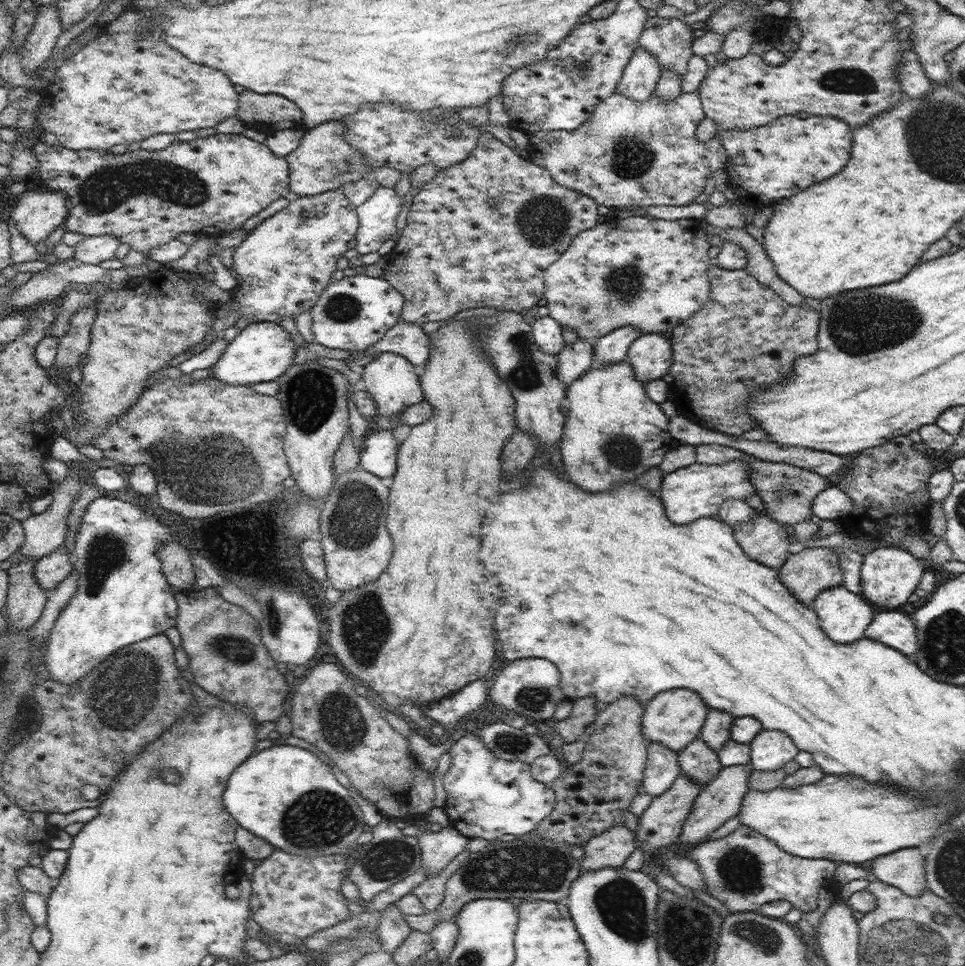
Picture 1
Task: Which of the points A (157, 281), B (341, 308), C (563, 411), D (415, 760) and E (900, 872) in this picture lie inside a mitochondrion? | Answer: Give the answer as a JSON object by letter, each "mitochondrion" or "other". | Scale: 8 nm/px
{"A":"other","B":"mitochondrion","C":"other","D":"other","E":"other"}

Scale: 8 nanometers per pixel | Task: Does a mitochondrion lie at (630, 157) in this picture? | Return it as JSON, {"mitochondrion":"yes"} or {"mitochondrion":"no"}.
{"mitochondrion":"yes"}

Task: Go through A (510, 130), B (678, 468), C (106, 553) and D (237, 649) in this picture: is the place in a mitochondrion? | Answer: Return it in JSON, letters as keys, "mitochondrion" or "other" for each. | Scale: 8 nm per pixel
{"A":"other","B":"other","C":"mitochondrion","D":"mitochondrion"}

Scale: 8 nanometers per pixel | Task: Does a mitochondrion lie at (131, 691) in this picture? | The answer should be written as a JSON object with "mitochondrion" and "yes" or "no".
{"mitochondrion":"yes"}

